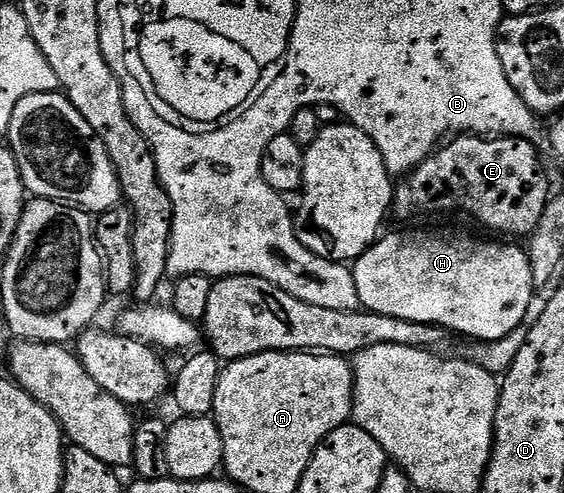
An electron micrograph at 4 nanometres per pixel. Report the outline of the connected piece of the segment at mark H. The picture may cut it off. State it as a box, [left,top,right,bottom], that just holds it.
[352,231,536,341]

